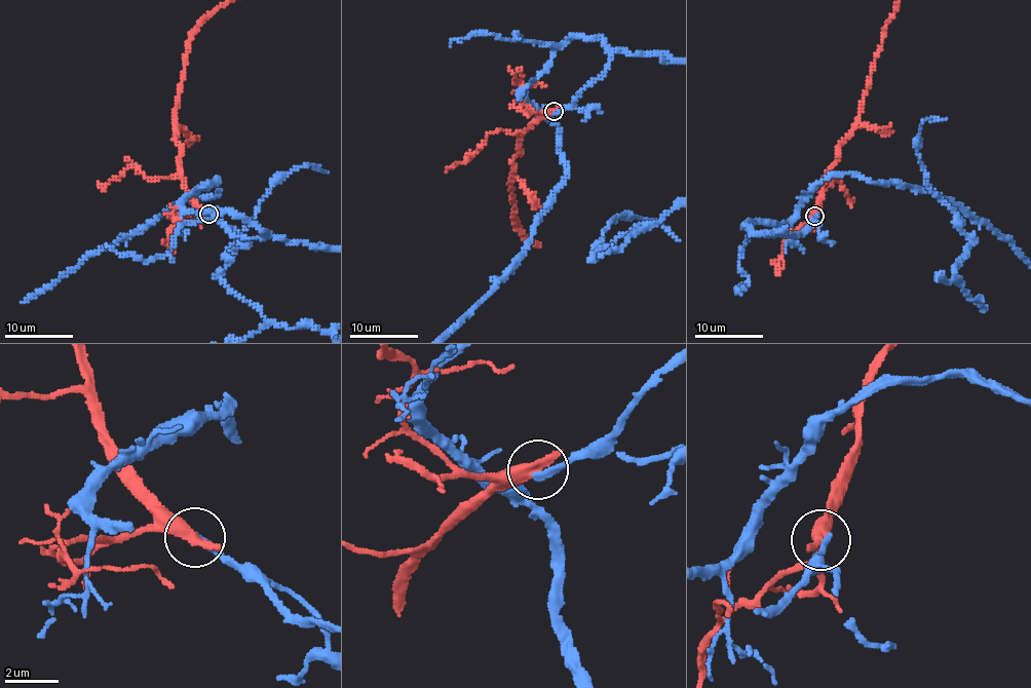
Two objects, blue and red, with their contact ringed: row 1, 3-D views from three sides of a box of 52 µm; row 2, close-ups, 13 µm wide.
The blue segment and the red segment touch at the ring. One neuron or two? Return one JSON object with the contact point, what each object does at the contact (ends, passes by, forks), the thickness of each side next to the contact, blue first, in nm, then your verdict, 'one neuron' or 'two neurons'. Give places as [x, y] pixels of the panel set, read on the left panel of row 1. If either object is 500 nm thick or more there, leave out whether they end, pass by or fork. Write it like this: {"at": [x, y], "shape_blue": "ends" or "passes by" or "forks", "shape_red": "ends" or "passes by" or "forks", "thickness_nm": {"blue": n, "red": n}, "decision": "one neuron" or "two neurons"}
{"at": [208, 214], "thickness_nm": {"blue": 240, "red": 550}, "decision": "two neurons"}

